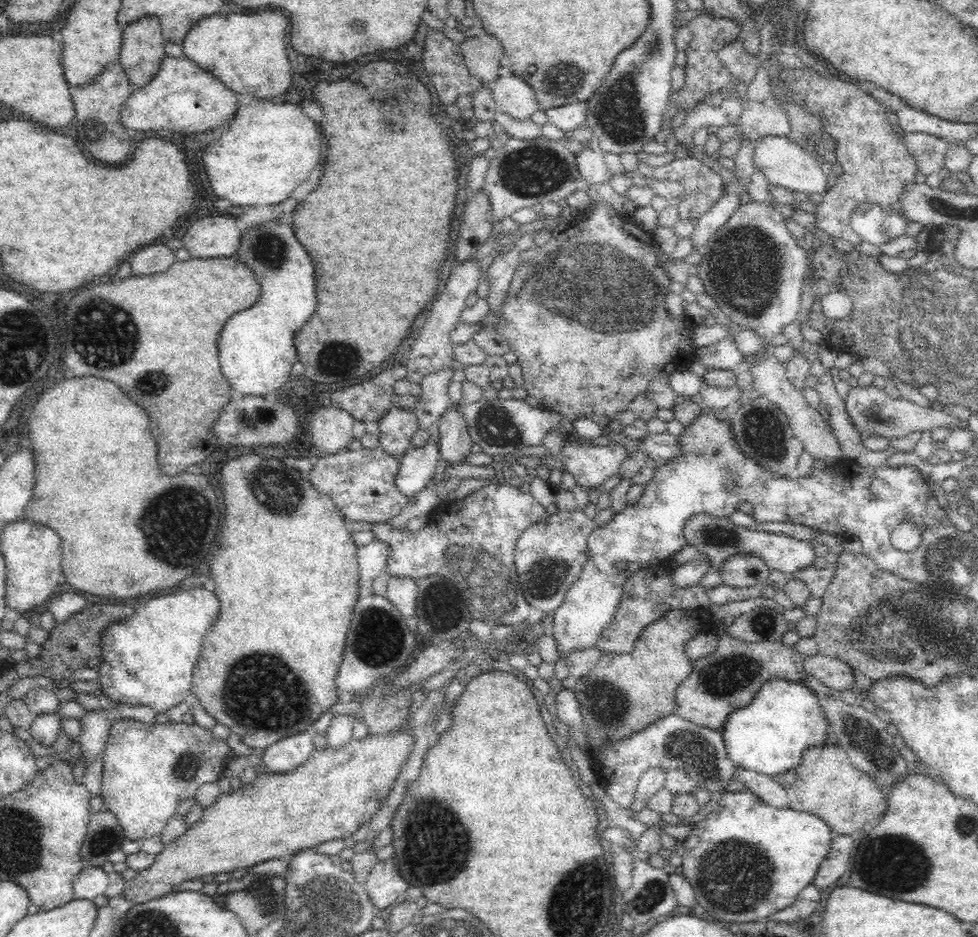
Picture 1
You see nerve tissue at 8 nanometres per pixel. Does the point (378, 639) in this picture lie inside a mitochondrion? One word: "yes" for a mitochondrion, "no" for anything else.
yes

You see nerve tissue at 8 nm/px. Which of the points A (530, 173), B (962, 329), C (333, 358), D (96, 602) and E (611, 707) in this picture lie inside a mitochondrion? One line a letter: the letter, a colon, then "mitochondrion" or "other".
A: mitochondrion
B: mitochondrion
C: mitochondrion
D: other
E: mitochondrion

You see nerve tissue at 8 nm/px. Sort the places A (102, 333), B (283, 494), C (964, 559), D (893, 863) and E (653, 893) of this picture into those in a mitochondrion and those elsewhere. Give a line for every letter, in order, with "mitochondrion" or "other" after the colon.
A: mitochondrion
B: mitochondrion
C: mitochondrion
D: mitochondrion
E: mitochondrion

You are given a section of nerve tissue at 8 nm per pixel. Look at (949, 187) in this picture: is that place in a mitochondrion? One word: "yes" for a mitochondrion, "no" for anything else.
no

